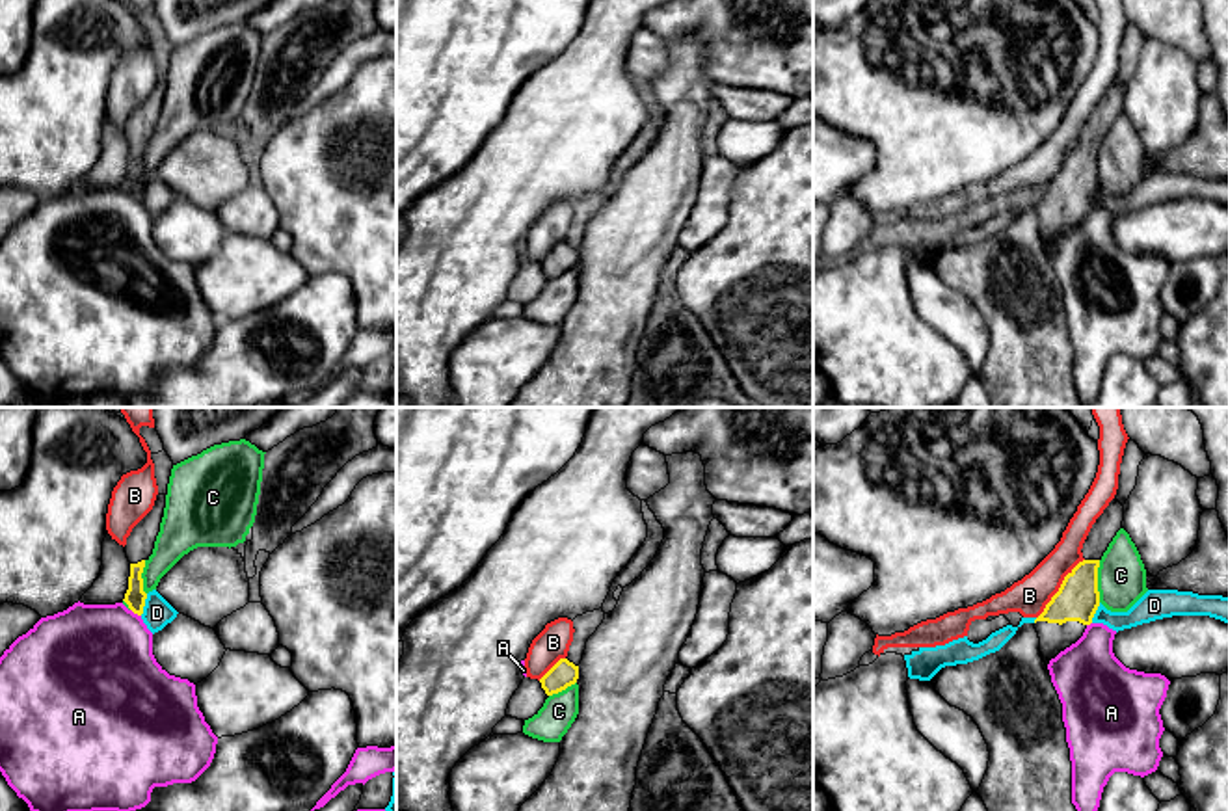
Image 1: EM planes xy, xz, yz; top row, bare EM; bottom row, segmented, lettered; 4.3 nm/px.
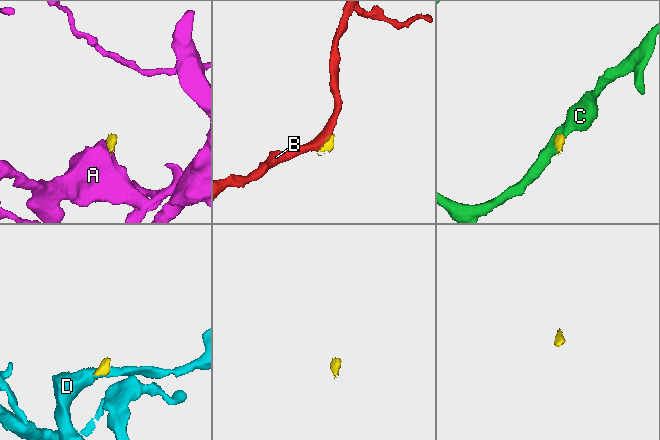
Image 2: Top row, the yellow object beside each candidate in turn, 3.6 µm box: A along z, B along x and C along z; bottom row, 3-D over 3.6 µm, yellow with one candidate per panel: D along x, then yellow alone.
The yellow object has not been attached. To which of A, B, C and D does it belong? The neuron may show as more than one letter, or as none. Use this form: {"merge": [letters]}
{"merge": []}

